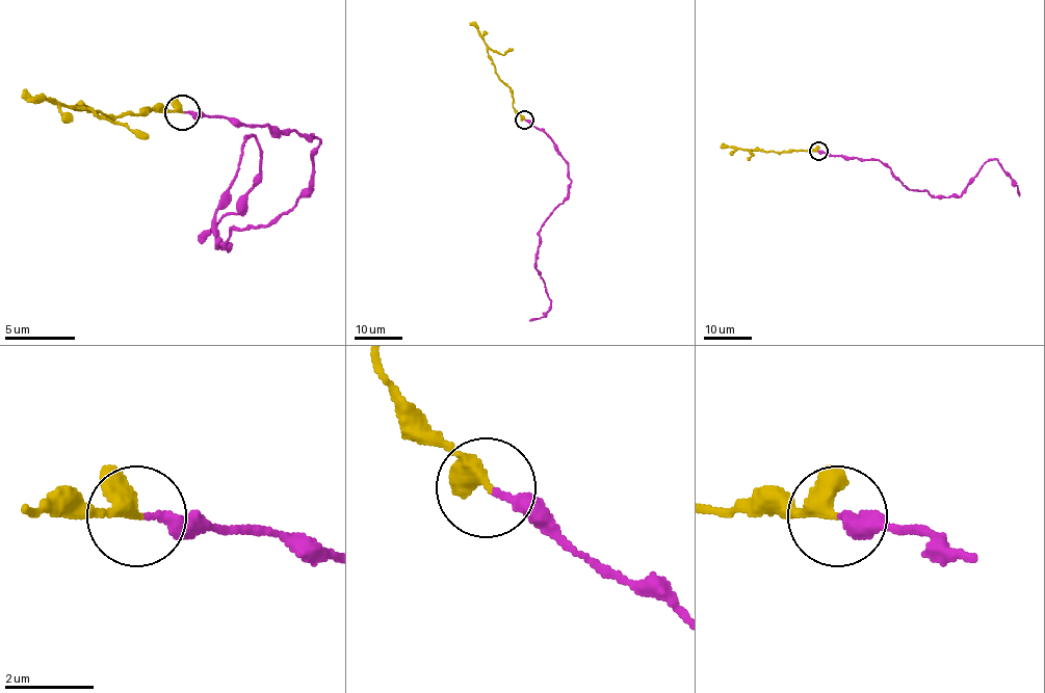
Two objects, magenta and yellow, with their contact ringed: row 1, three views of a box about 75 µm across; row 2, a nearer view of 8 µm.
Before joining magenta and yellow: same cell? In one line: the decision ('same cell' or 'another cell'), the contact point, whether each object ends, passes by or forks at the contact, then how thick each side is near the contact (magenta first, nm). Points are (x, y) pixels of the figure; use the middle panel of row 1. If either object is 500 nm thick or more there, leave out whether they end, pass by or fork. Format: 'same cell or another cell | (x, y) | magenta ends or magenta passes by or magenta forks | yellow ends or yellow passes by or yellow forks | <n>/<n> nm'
same cell | (524, 120) | magenta ends | yellow passes by | 240/320 nm

